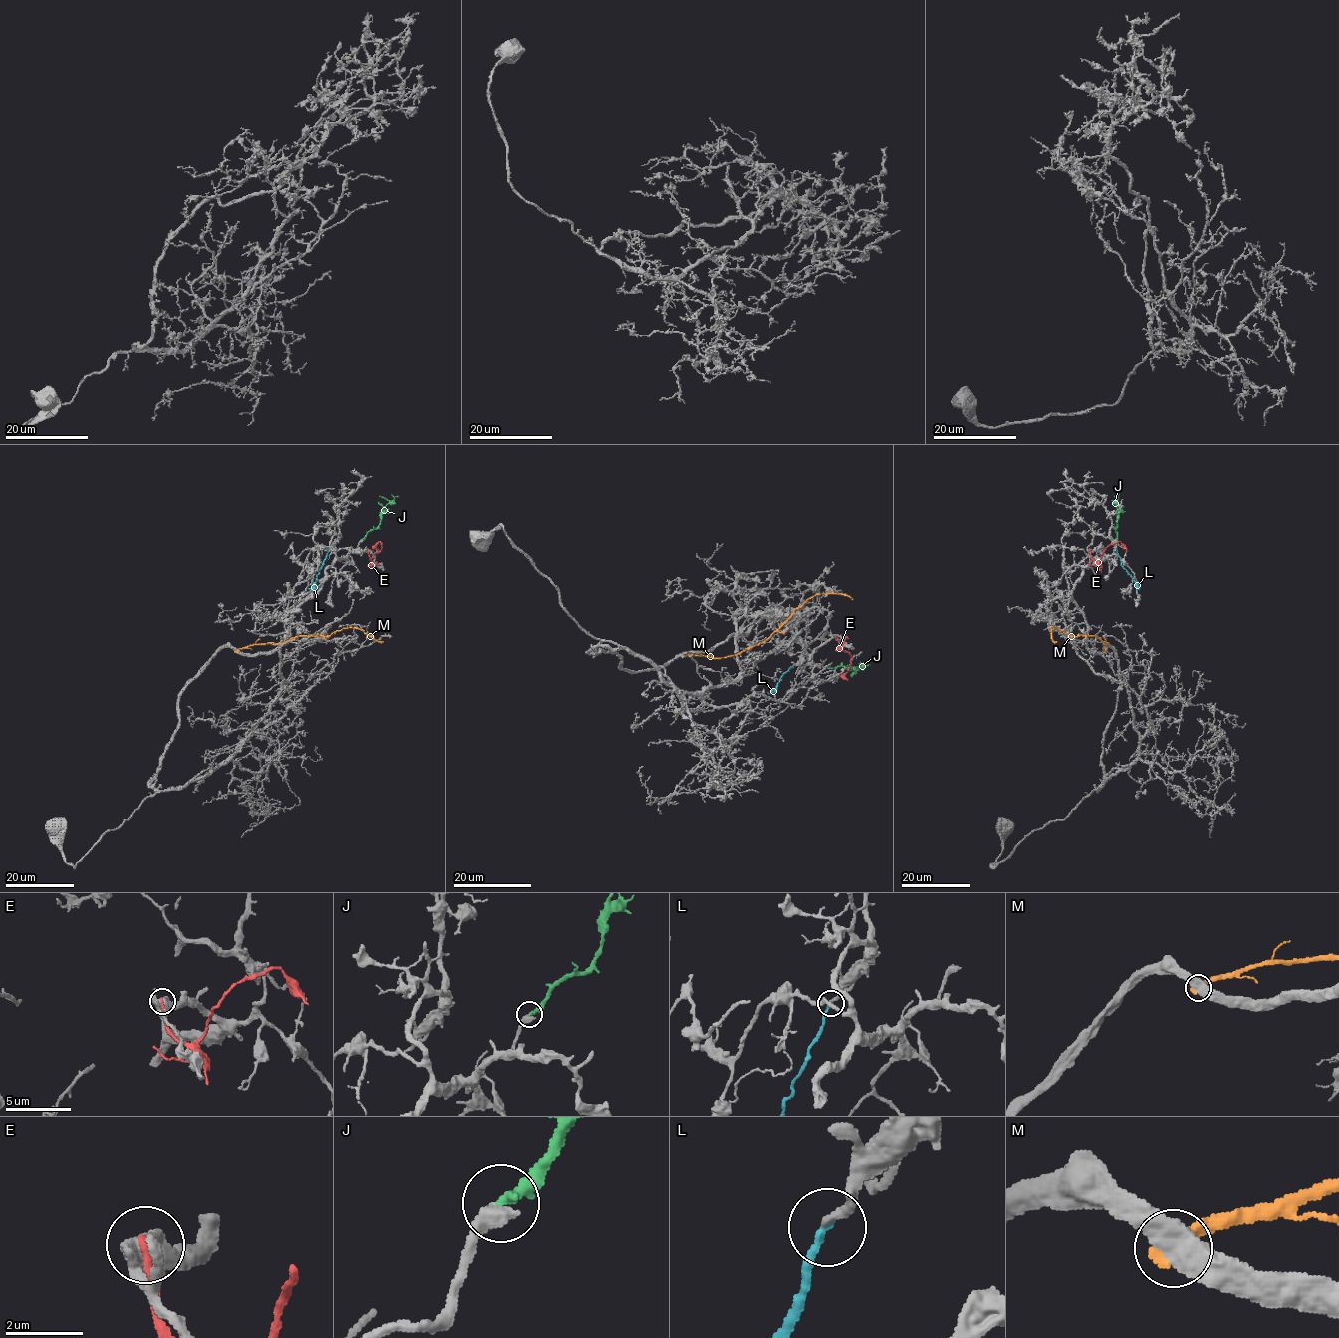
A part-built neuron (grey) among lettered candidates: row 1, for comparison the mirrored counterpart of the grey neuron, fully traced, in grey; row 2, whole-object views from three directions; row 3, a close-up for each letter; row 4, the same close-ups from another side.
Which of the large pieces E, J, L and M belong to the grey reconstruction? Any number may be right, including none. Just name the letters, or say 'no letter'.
L

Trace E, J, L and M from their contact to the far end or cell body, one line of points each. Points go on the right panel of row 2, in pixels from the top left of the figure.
E: (1089, 550), (1095, 561), (1108, 545), (1120, 541), (1128, 550)
J: (1116, 539), (1118, 496)
L: (1116, 550), (1122, 567), (1139, 587)
M: (1104, 651), (1108, 644), (1097, 636), (1069, 636), (1052, 627), (1051, 639), (1057, 642)

